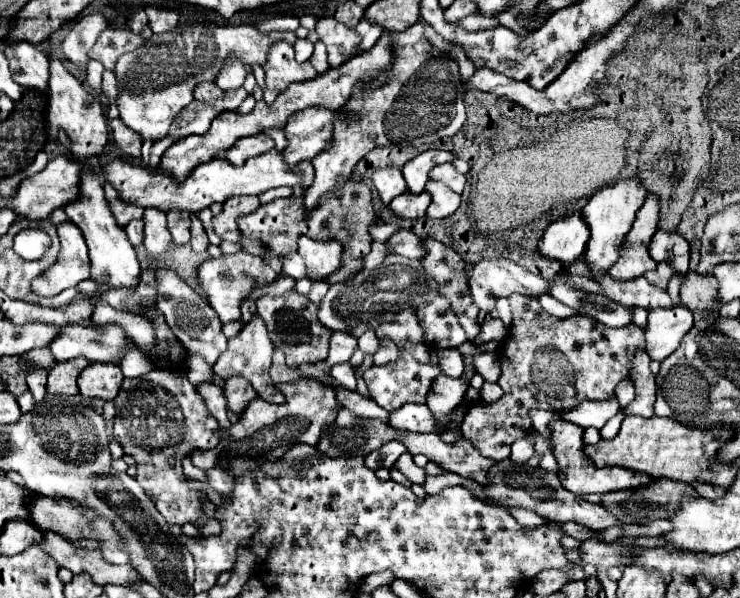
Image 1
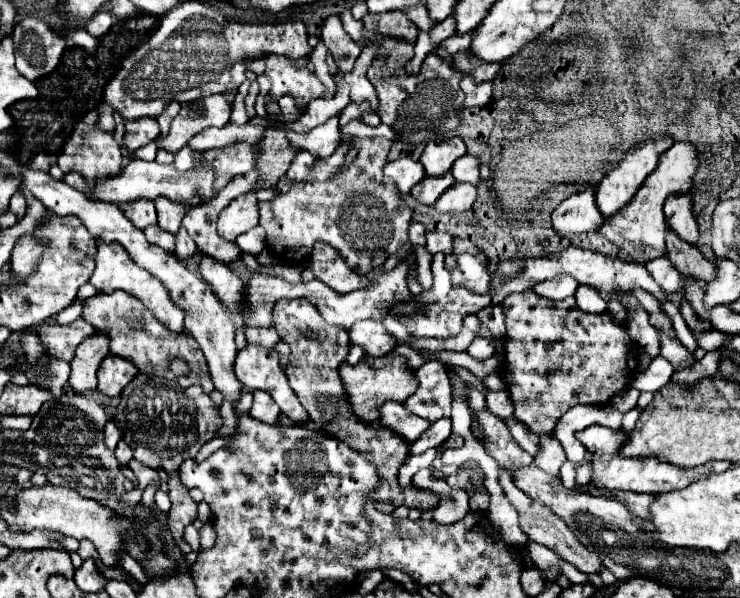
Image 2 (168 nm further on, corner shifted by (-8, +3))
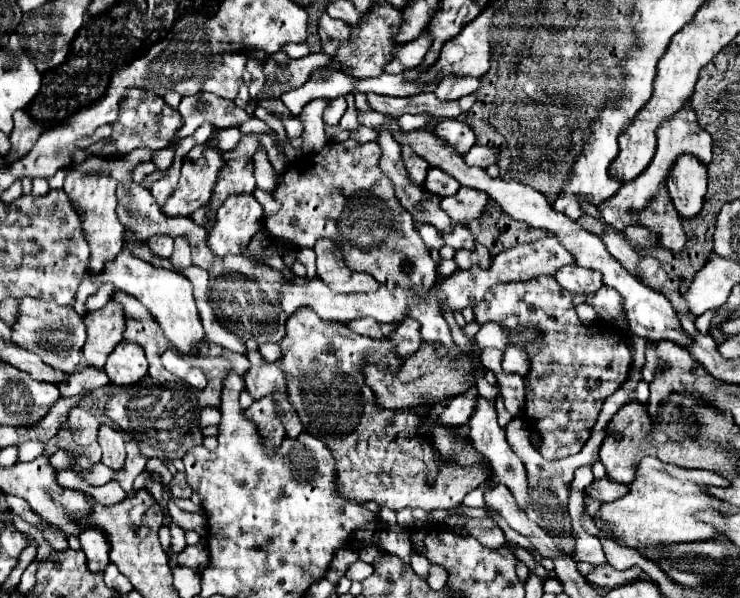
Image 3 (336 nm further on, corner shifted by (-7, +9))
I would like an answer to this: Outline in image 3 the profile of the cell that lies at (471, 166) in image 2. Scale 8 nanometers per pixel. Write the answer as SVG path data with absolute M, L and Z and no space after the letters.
M472 146L468 154L464 154L464 160L468 166L476 166L476 168L486 168L490 164L496 162L496 156L498 152L496 150L490 150L486 146Z

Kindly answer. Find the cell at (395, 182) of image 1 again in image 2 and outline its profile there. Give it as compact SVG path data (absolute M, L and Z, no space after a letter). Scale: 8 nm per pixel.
M399 158L385 166L385 176L393 178L397 188L407 194L425 176L425 168L421 162L415 162L411 158Z

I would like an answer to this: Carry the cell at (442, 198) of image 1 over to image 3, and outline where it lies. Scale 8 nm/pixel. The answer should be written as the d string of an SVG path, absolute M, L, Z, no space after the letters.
M462 186L456 194L444 196L440 206L446 210L452 224L466 224L468 220L474 220L482 214L486 200L488 196L484 192Z

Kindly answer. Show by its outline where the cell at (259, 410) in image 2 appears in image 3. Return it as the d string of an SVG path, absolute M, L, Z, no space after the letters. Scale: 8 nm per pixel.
M268 396L262 400L256 400L250 408L246 408L244 414L248 420L252 420L258 426L258 430L262 432L262 436L266 438L266 442L272 450L282 442L284 428L282 428L280 412L276 410L274 400L270 400Z

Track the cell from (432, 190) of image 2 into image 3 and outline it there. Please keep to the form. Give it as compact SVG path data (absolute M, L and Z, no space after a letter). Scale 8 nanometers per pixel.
M430 168L428 176L424 180L424 188L428 192L434 192L436 196L448 196L448 194L456 194L460 184L452 176L446 176L446 172L442 172L438 168Z

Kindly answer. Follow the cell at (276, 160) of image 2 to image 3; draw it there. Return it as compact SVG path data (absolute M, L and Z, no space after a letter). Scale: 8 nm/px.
M256 134L242 136L234 150L222 152L226 158L226 168L220 172L218 182L212 192L212 210L208 212L208 220L214 218L216 208L224 202L230 194L244 194L254 192L254 160L252 156L262 148L260 138Z

